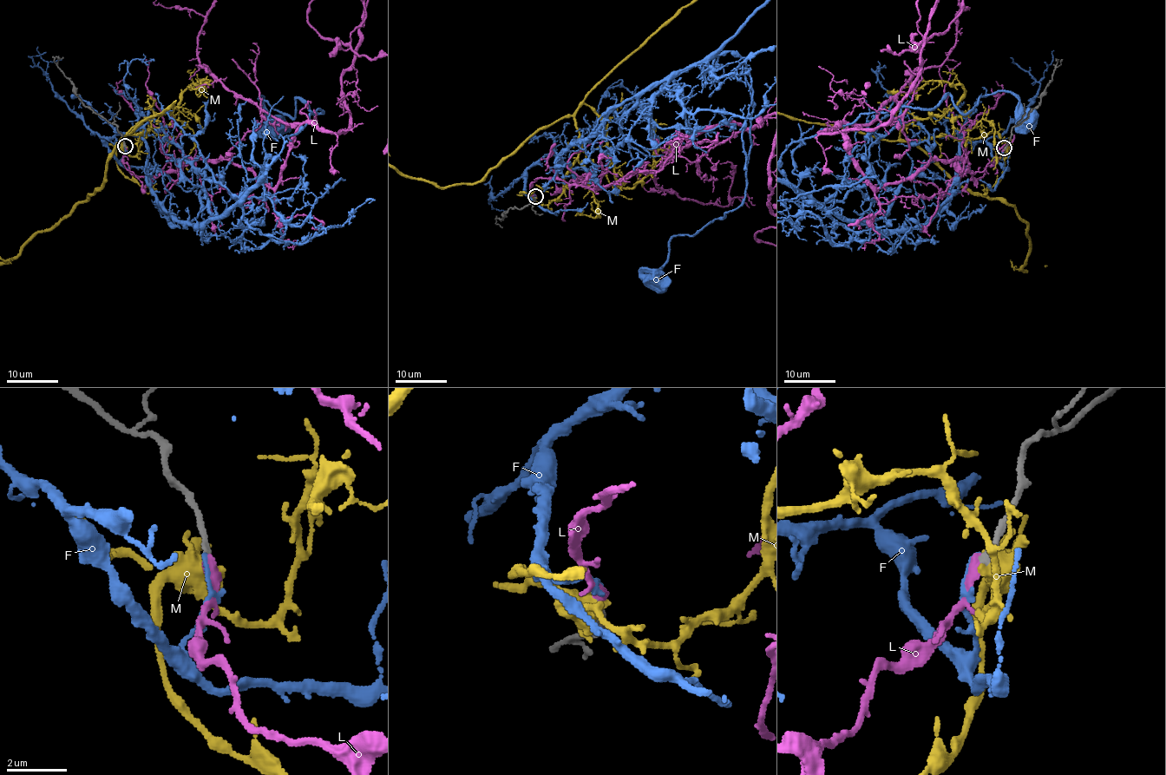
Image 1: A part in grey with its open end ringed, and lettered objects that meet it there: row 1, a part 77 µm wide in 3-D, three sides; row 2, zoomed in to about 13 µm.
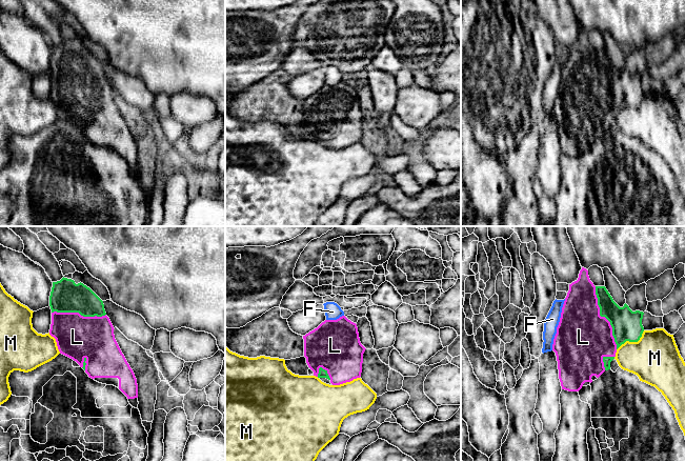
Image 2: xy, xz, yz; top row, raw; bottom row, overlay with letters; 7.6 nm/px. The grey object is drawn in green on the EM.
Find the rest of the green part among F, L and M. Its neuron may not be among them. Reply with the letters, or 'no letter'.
L

